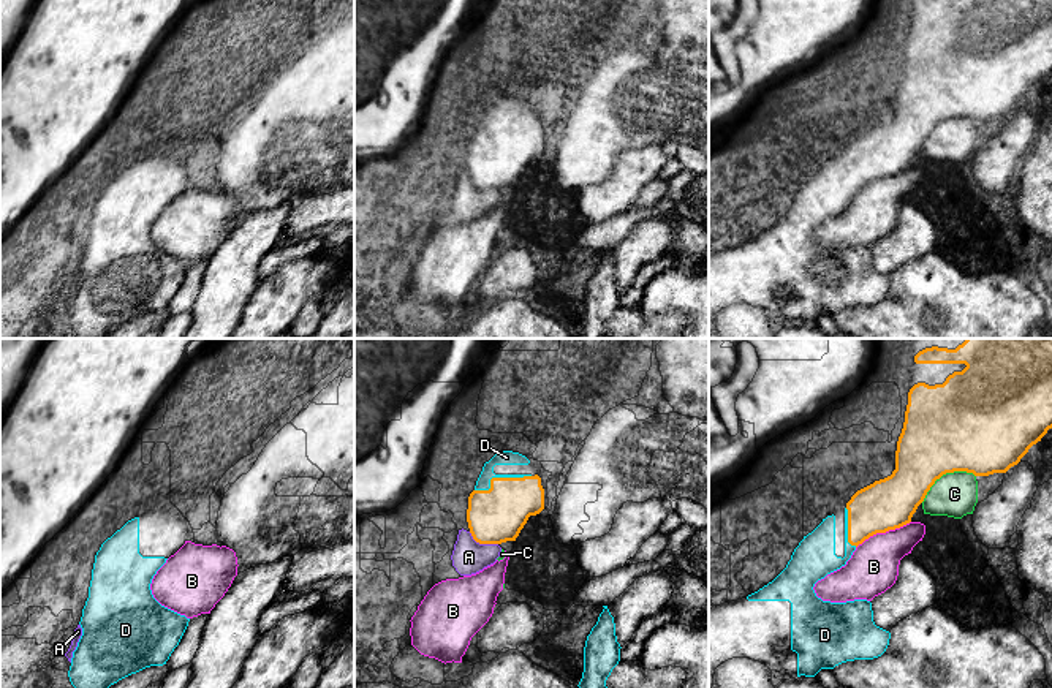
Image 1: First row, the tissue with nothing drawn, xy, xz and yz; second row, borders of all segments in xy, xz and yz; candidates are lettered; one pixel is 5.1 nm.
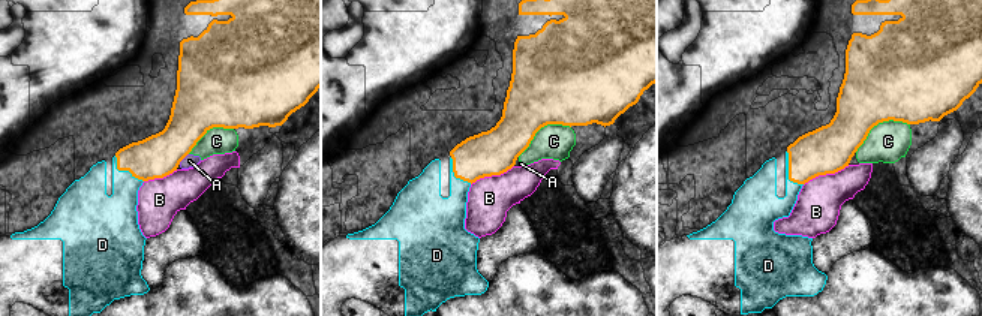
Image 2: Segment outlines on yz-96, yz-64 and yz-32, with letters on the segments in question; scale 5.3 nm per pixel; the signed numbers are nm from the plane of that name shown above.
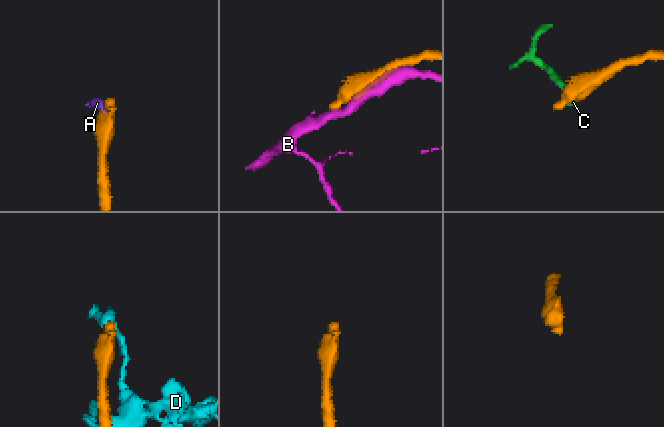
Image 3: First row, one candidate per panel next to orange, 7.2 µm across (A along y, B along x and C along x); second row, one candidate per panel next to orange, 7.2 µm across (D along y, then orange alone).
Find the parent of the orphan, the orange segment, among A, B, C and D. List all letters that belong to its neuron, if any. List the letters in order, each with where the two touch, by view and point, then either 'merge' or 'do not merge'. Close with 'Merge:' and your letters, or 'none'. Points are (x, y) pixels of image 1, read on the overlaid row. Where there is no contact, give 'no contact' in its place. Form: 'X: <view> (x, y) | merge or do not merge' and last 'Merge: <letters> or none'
A: xz (483, 543) | do not merge
B: yz (883, 532) | do not merge
C: yz (945, 473) | do not merge
D: xz (499, 478) | merge
Merge: D

